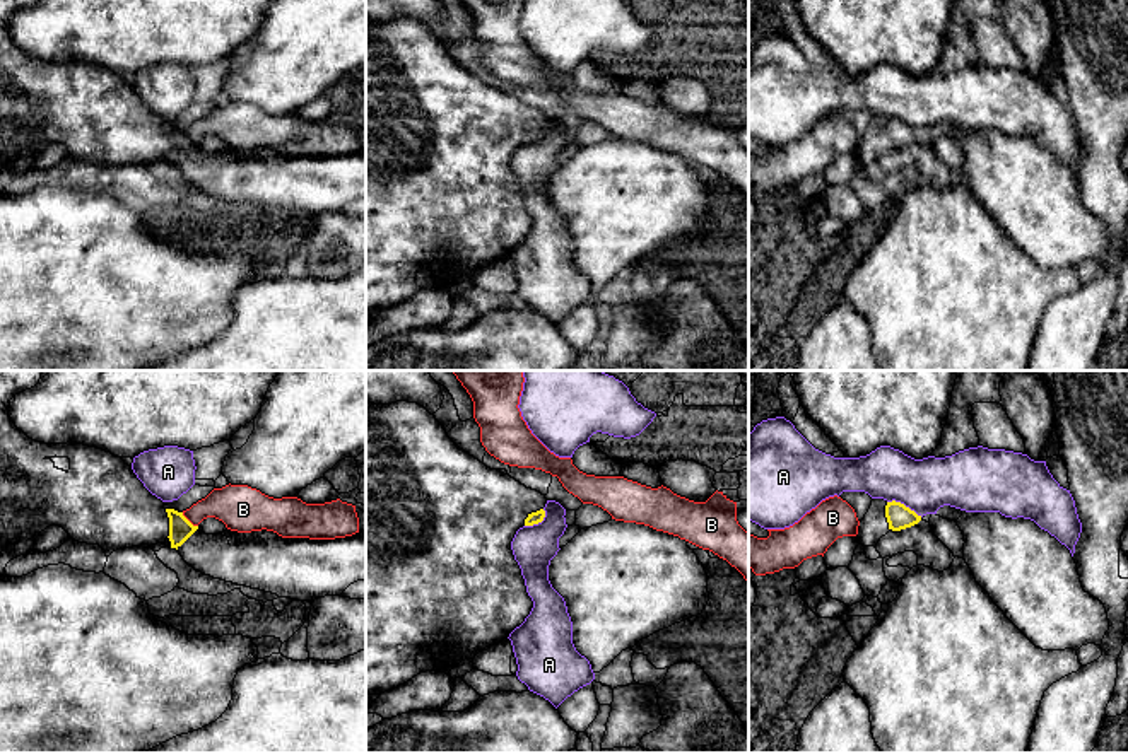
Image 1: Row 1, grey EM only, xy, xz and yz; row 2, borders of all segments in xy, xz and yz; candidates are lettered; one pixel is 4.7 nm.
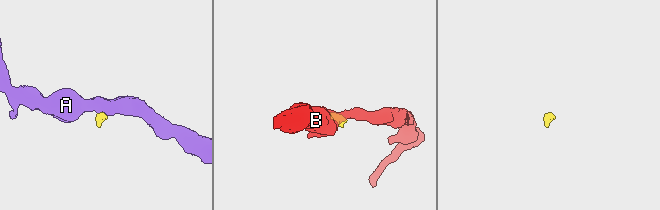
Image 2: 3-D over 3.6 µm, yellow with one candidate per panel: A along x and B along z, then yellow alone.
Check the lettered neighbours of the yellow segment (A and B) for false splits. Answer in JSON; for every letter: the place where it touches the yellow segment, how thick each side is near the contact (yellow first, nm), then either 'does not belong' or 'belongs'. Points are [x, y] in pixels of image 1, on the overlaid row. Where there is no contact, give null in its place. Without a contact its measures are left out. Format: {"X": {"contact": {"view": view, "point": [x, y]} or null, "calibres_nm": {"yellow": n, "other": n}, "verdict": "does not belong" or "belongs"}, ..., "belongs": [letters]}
{"A": {"contact": {"view": "yz", "point": [903, 504]}, "calibres_nm": {"yellow": 120, "other": 260}, "verdict": "does not belong"}, "B": {"contact": {"view": "xy", "point": [188, 521]}, "calibres_nm": {"yellow": 110, "other": 220}, "verdict": "does not belong"}, "belongs": []}

